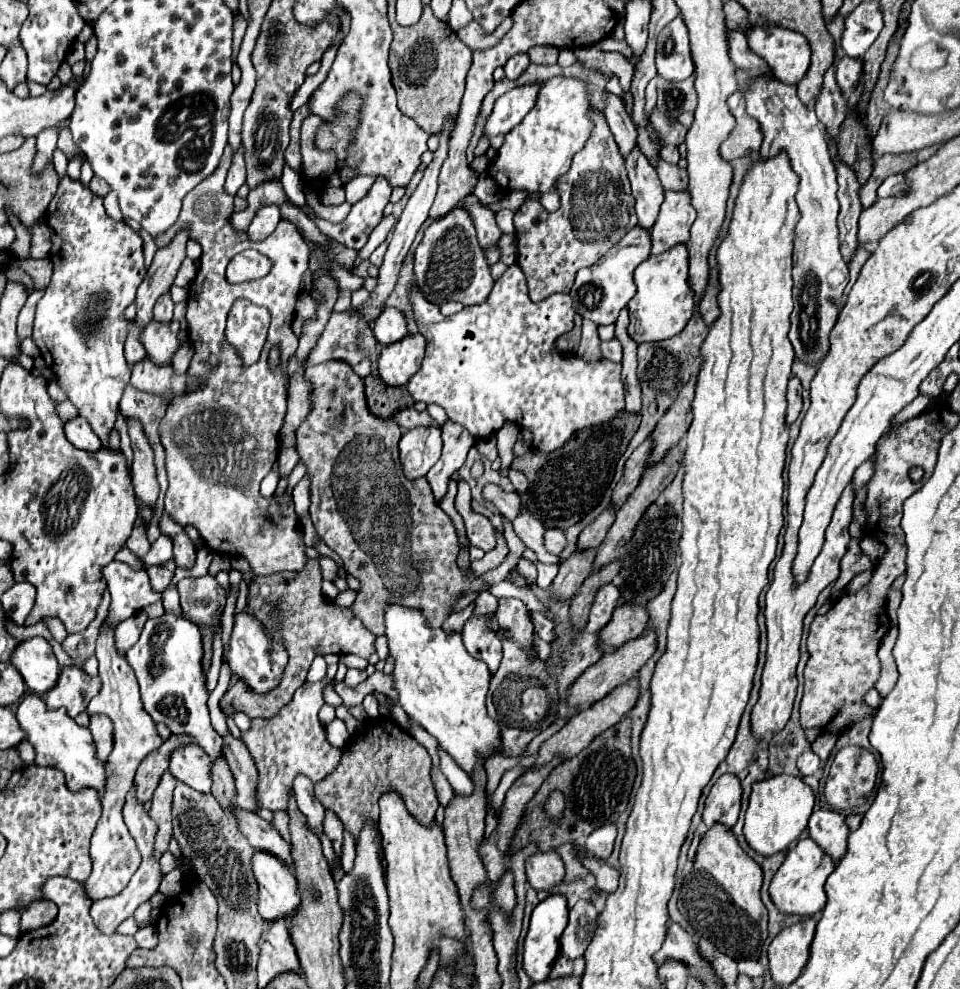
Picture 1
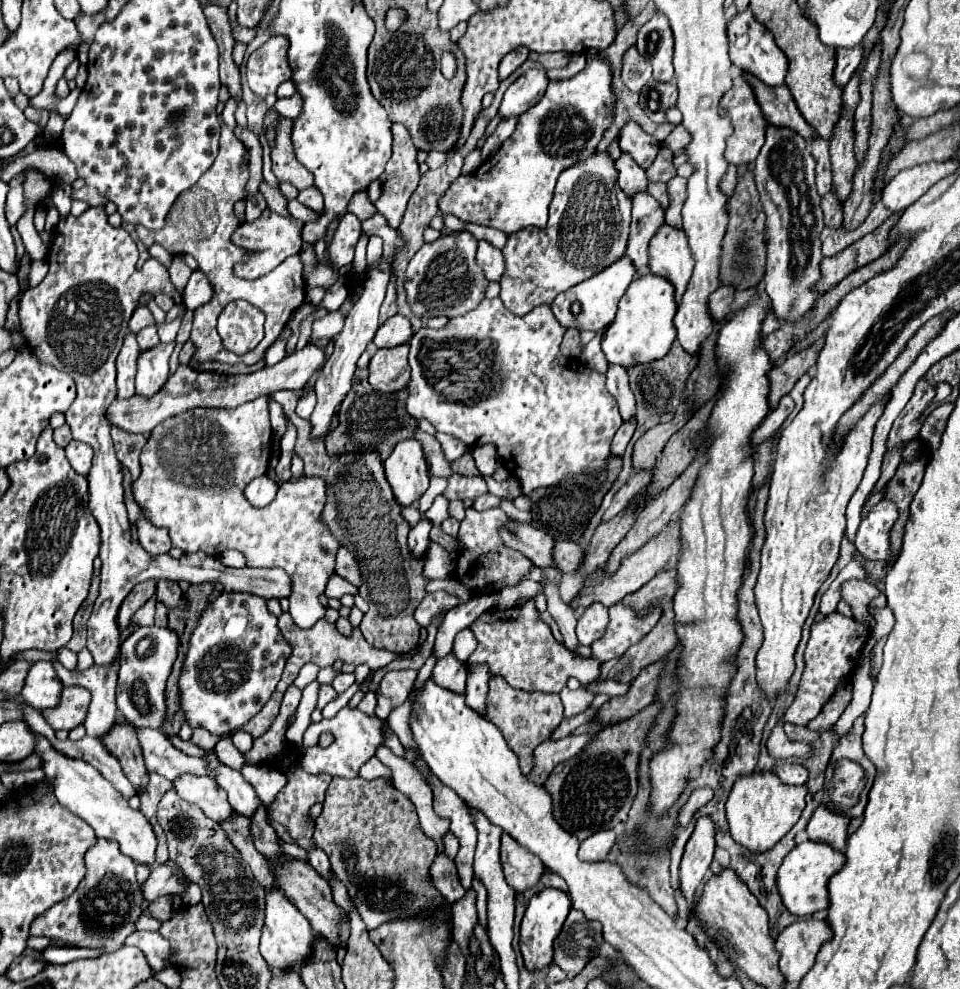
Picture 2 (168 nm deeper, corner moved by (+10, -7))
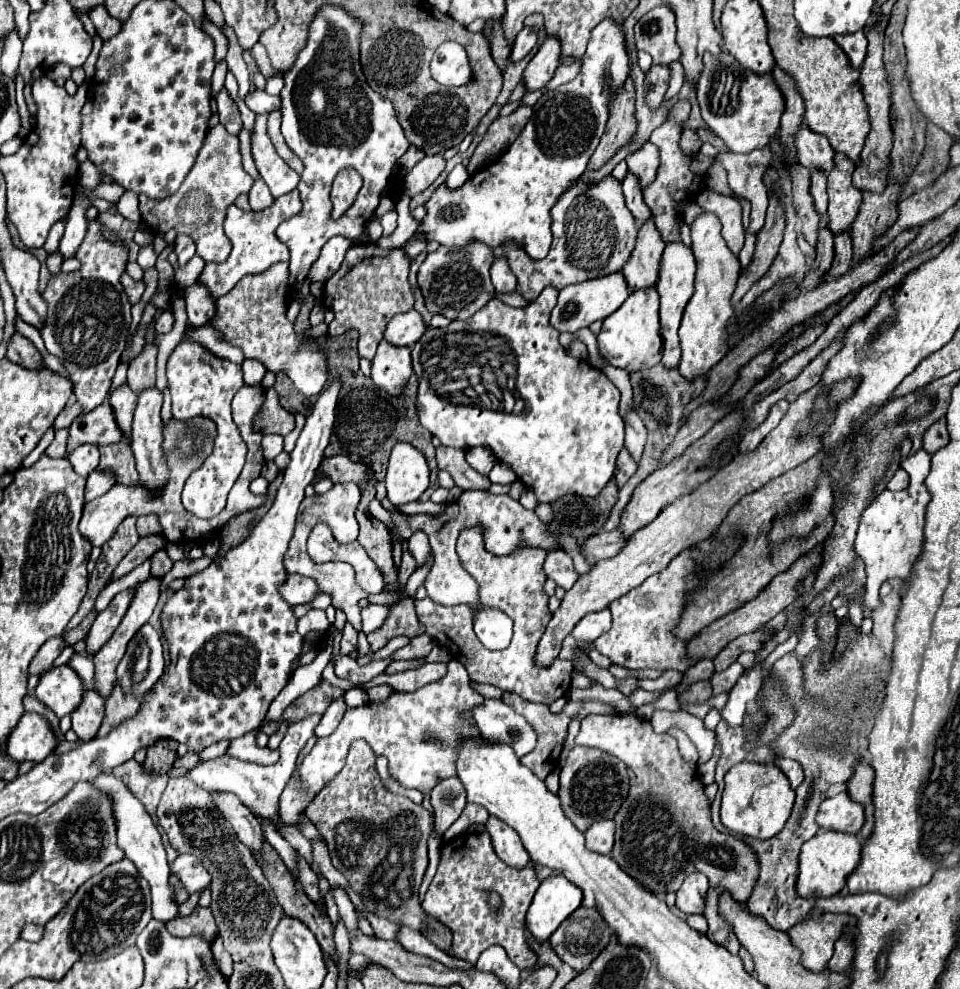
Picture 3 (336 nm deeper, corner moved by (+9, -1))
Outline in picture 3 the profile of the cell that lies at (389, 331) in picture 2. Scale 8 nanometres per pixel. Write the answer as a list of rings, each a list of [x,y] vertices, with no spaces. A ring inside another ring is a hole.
[[[412,309],[406,313],[398,313],[388,321],[384,329],[384,339],[392,345],[412,347],[414,341],[418,341],[418,337],[422,337],[424,331],[426,331],[426,323],[422,321],[420,313]]]

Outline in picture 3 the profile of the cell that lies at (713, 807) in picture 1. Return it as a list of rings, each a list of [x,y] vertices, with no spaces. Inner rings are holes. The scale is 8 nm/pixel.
[[[694,871],[692,875],[688,875],[682,883],[682,887],[678,889],[678,897],[676,897],[676,907],[682,913],[702,913],[704,909],[704,897],[708,891],[708,881],[706,875],[702,875],[700,871]]]

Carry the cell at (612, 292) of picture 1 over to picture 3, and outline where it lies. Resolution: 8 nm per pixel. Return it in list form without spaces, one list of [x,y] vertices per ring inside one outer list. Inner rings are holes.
[[[622,271],[610,273],[606,277],[598,277],[598,279],[568,285],[558,293],[558,303],[552,311],[550,323],[558,331],[578,331],[578,329],[588,327],[590,323],[594,323],[598,319],[606,319],[610,313],[614,313],[626,301],[628,295],[630,295],[630,289],[626,287],[626,279],[624,279]]]

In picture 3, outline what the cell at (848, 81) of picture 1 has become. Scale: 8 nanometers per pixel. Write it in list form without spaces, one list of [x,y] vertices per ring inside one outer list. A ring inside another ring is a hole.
[[[860,31],[860,33],[850,33],[850,35],[838,35],[838,37],[834,37],[834,41],[842,47],[850,65],[854,69],[858,69],[866,57],[866,45],[868,45],[866,33]]]

